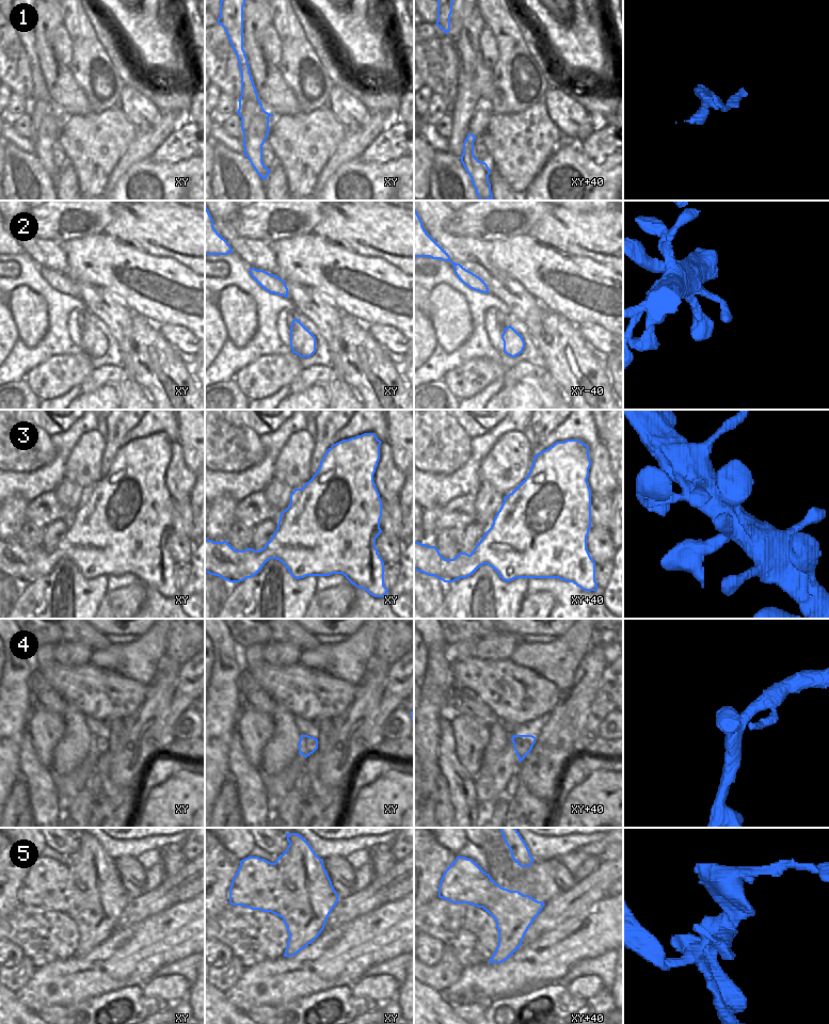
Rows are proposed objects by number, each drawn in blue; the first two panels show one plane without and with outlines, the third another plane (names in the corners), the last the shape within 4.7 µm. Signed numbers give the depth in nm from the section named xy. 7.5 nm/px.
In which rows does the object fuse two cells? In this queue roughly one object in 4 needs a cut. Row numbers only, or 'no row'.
5

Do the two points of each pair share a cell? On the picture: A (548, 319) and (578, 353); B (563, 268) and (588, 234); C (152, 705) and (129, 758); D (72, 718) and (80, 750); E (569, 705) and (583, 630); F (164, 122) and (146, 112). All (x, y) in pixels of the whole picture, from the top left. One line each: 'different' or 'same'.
A: same
B: different
C: same
D: same
E: different
F: different

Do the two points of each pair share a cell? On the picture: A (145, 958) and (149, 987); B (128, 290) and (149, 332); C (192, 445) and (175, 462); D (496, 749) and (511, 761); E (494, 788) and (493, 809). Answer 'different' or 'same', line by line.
A: different
B: different
C: different
D: different
E: different

